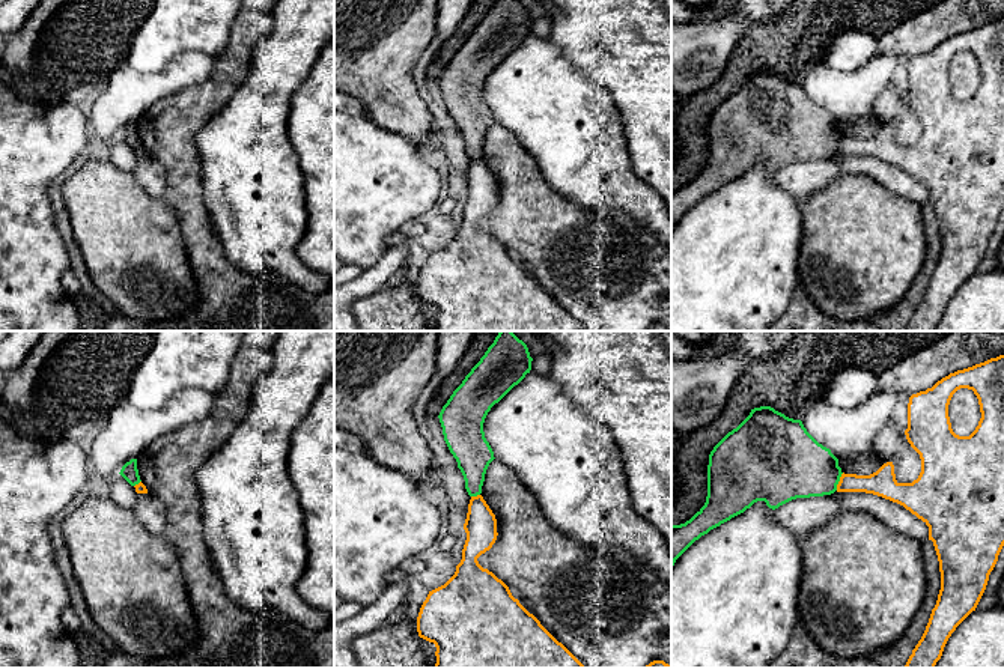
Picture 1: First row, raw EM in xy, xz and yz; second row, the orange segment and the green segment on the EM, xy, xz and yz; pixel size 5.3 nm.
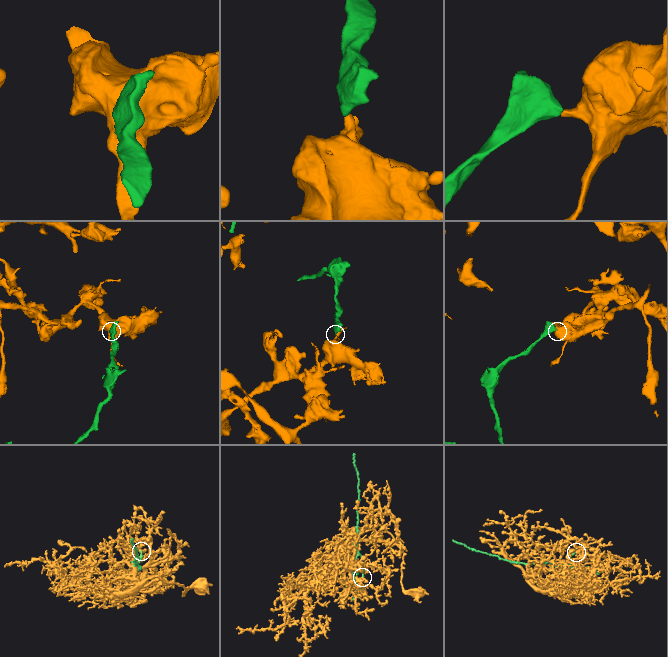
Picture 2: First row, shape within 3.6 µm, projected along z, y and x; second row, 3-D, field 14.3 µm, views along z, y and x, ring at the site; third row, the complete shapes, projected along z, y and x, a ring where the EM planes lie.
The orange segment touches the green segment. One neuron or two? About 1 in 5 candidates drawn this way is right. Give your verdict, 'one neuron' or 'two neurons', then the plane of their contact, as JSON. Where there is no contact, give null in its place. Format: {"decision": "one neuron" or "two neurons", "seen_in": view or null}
{"decision": "two neurons", "seen_in": "yz"}

